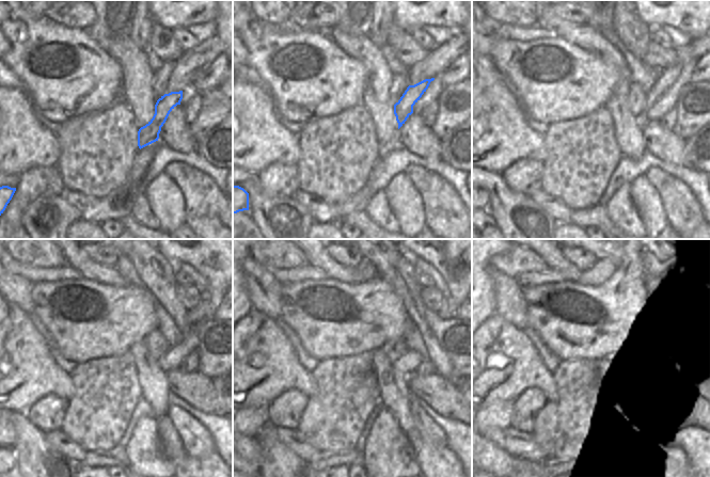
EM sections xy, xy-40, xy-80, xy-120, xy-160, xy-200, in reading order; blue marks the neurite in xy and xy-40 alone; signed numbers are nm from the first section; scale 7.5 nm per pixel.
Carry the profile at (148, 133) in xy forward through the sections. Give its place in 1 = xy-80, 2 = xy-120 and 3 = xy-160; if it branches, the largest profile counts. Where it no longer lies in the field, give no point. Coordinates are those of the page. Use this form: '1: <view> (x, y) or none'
1: xy-80 (666, 77)
2: xy-120 (192, 315)
3: xy-160 (443, 312)

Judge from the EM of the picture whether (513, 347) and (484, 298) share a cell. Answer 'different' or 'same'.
different

